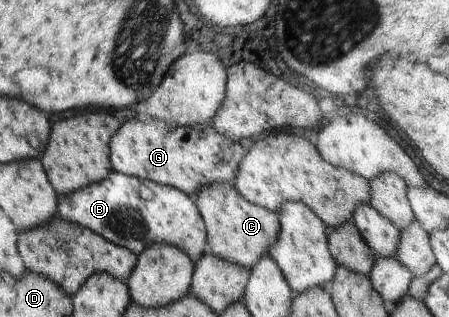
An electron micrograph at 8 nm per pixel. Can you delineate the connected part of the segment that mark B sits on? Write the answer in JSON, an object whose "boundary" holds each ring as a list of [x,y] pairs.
{"boundary":[[[112,170],[108,178],[58,198],[57,216],[88,228],[138,256],[148,246],[164,242],[188,254],[195,264],[208,251],[207,232],[194,199],[172,186],[156,184]]]}

